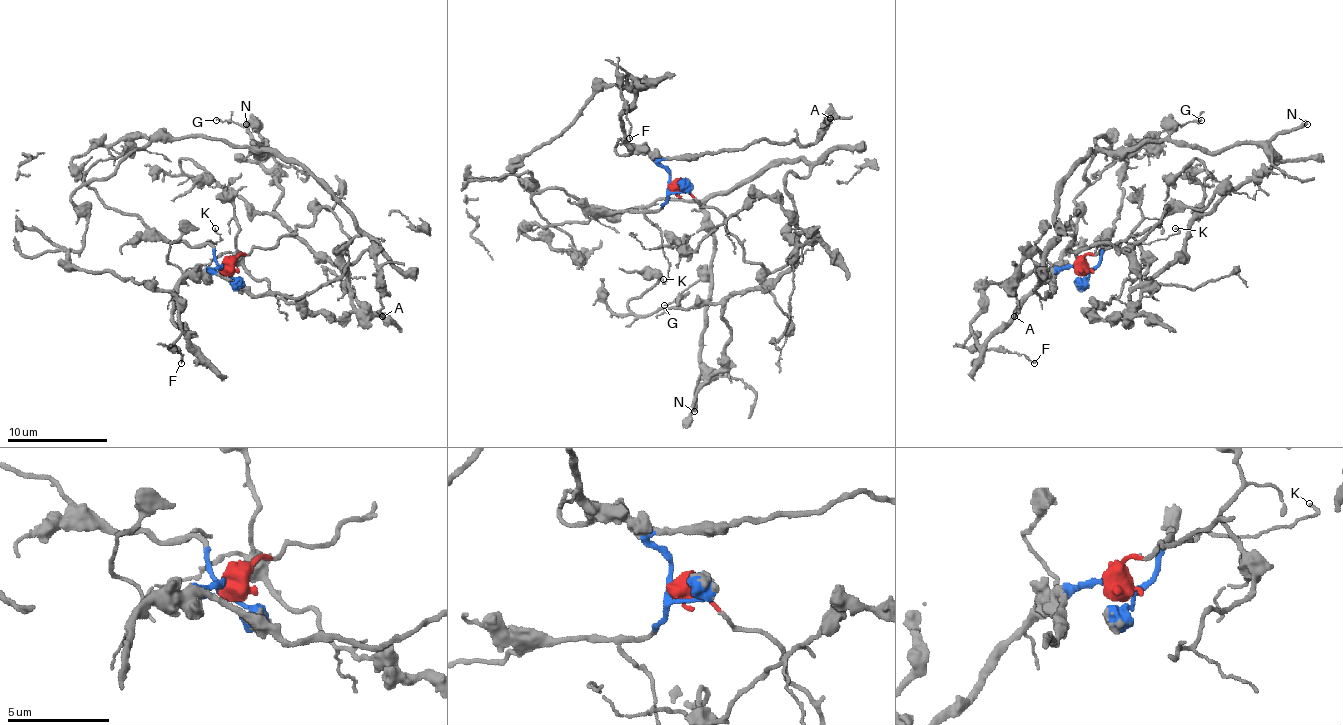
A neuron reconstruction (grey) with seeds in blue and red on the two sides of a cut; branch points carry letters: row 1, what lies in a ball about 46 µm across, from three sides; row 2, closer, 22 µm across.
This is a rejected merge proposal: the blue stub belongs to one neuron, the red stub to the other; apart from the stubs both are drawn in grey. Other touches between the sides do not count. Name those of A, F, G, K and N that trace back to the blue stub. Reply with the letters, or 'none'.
A, F, K

